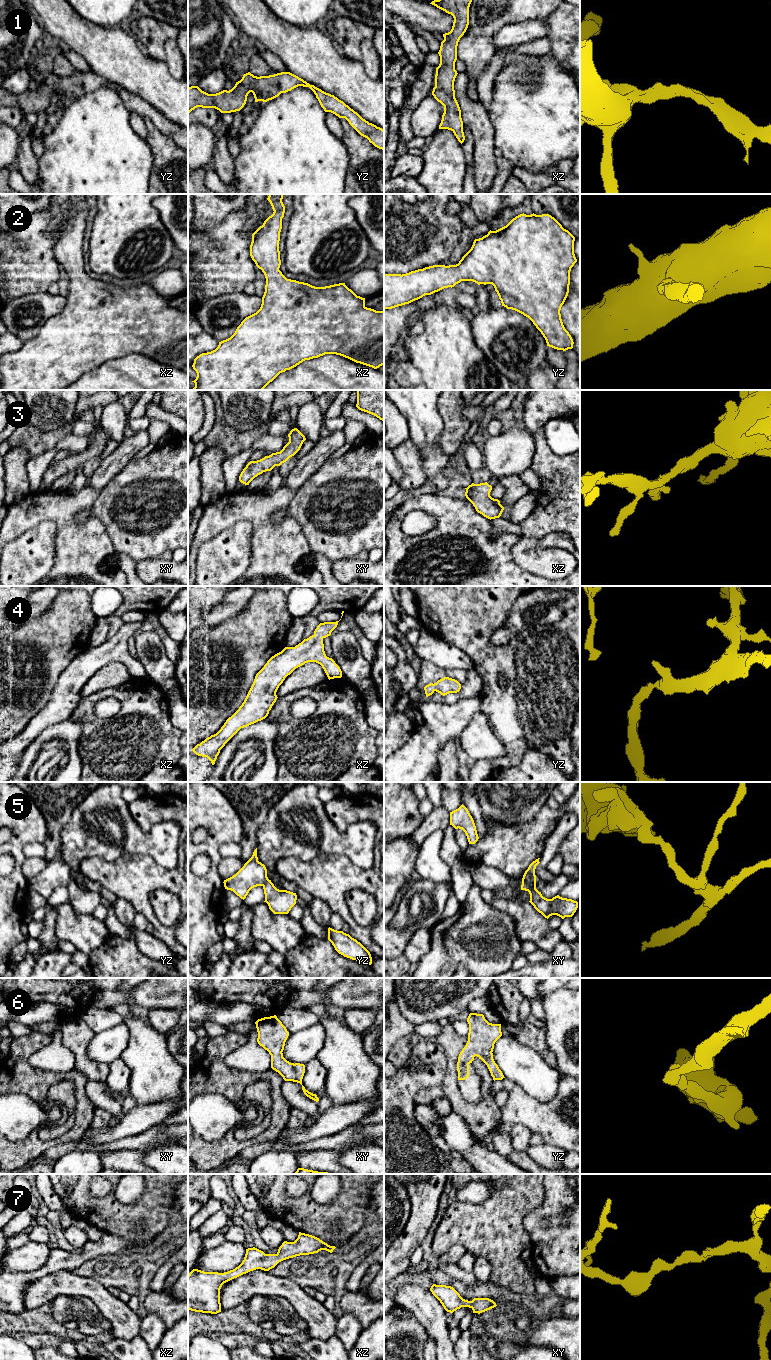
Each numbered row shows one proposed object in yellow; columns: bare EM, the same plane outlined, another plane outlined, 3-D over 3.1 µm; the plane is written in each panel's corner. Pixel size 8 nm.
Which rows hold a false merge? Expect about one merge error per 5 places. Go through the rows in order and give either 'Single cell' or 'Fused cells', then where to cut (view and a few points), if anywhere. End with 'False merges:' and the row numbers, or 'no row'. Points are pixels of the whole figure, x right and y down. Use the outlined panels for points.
1: Single cell. No split
2: Single cell. No split
3: Single cell. No split
4: Single cell. No split
5: Fused cells. Split along xy (522, 881), (535, 882)
6: Single cell. No split
7: Single cell. No split
False merges: 5

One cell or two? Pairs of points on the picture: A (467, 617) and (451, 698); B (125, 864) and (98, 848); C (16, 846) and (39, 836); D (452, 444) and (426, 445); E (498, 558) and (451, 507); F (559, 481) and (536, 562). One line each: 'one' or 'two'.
A: two
B: two
C: one
D: two
E: one
F: one

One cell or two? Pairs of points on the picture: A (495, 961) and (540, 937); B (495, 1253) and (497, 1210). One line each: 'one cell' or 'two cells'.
A: two cells
B: one cell

